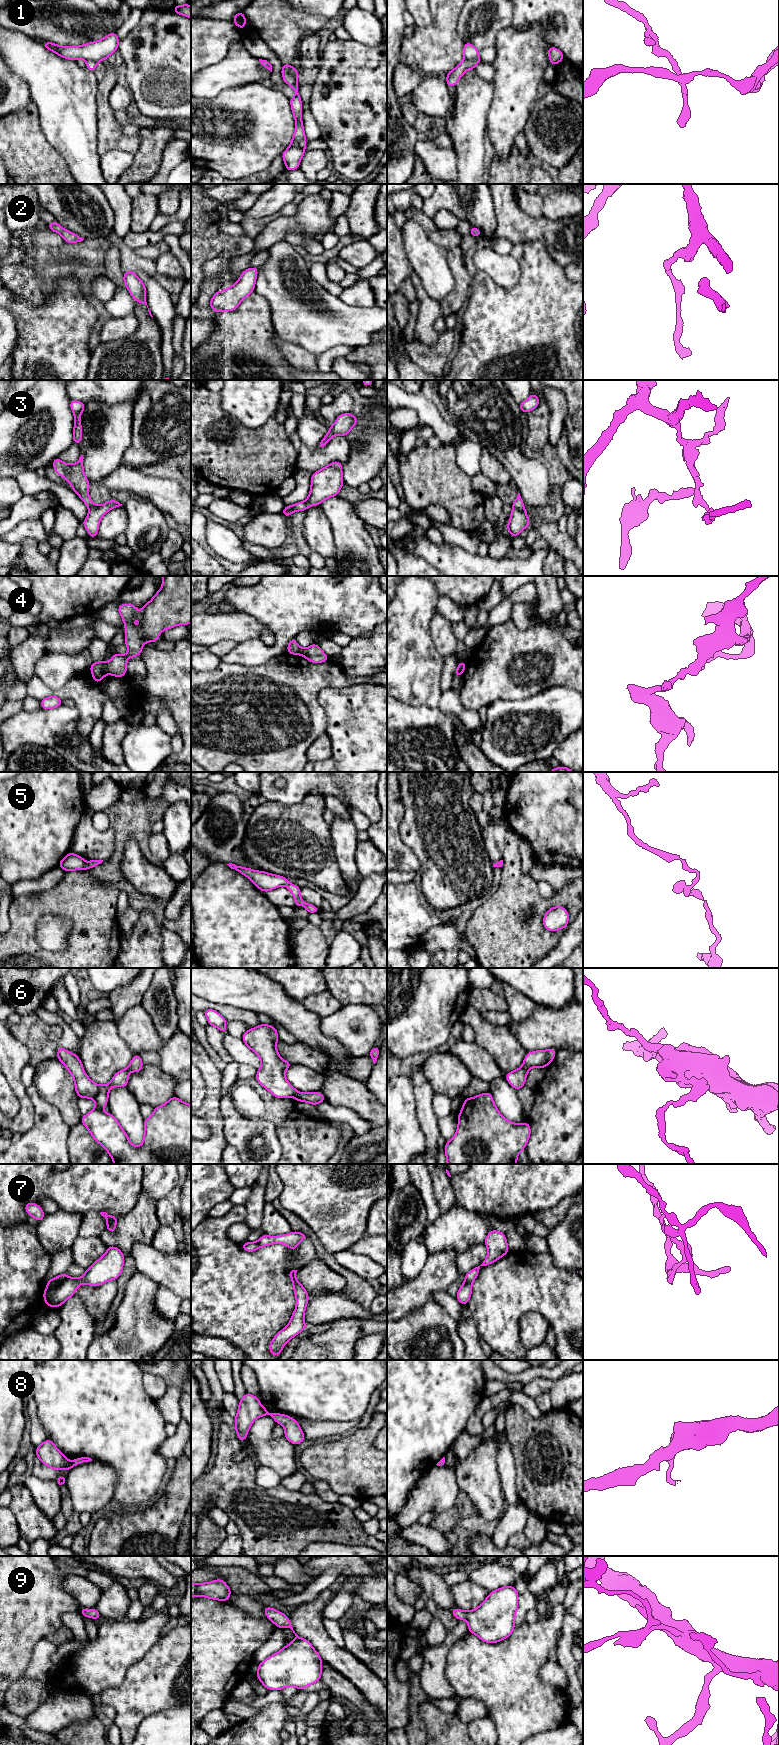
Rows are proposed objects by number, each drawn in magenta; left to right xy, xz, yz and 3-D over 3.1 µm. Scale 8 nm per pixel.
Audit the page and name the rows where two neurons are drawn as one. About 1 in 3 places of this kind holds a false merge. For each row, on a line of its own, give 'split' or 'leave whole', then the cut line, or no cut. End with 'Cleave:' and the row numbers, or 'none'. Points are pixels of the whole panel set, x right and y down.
1: split; cut yz (478, 56), (474, 59), (464, 59)
2: leave whole; cut none
3: split; cut yz (513, 507), (524, 509)
4: split; cut xy (105, 662), (104, 669), (106, 673)
5: leave whole; cut none
6: leave whole; cut none
7: split; cut xy (67, 1276), (58, 1286), (47, 1287)
8: leave whole; cut none
9: leave whole; cut none
Cleave: 1, 3, 4, 7

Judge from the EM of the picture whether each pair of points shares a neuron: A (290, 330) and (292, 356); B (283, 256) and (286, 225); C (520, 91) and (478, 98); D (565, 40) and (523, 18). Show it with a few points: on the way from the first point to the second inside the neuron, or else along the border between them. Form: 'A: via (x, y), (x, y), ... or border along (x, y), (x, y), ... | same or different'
A: border along (275, 335), (282, 340), (297, 344), (313, 353) | different
B: border along (284, 240), (275, 242), (268, 248) | different
C: border along (492, 83), (494, 98), (486, 117) | different
D: via (567, 23), (567, 16), (561, 10), (540, 10) | same

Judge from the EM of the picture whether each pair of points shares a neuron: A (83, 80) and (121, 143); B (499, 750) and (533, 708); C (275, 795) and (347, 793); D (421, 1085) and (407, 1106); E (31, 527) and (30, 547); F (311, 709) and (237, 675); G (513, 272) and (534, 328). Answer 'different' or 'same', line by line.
A: different
B: same
C: same
D: different
E: different
F: same
G: different

